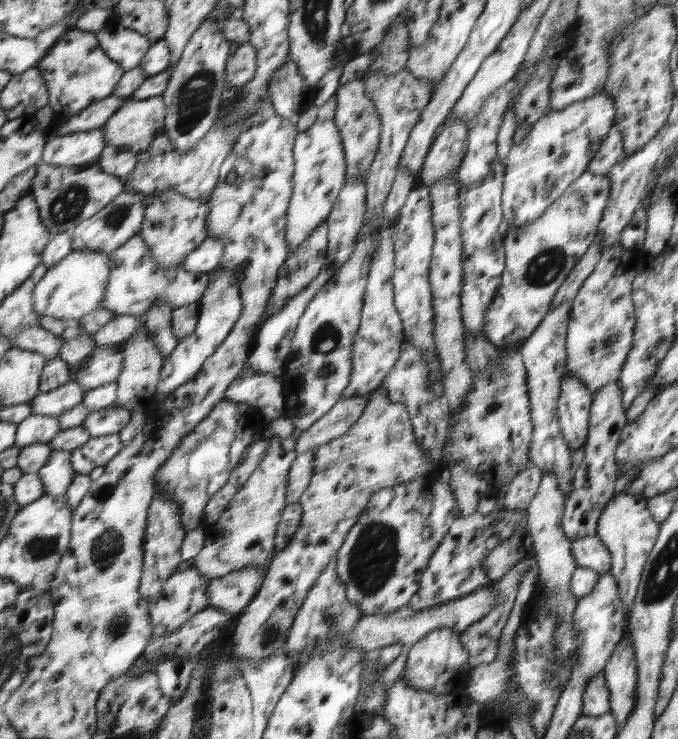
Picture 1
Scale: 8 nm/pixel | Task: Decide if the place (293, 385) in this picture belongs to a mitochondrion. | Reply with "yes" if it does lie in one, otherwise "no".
no

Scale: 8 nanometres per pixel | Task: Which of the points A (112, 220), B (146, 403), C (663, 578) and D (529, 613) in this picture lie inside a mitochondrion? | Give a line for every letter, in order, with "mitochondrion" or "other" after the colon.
A: mitochondrion
B: other
C: mitochondrion
D: other

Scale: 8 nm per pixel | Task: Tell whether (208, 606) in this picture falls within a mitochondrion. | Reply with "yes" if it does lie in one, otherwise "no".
no

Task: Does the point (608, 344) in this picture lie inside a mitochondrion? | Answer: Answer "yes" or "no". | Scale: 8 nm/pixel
yes

